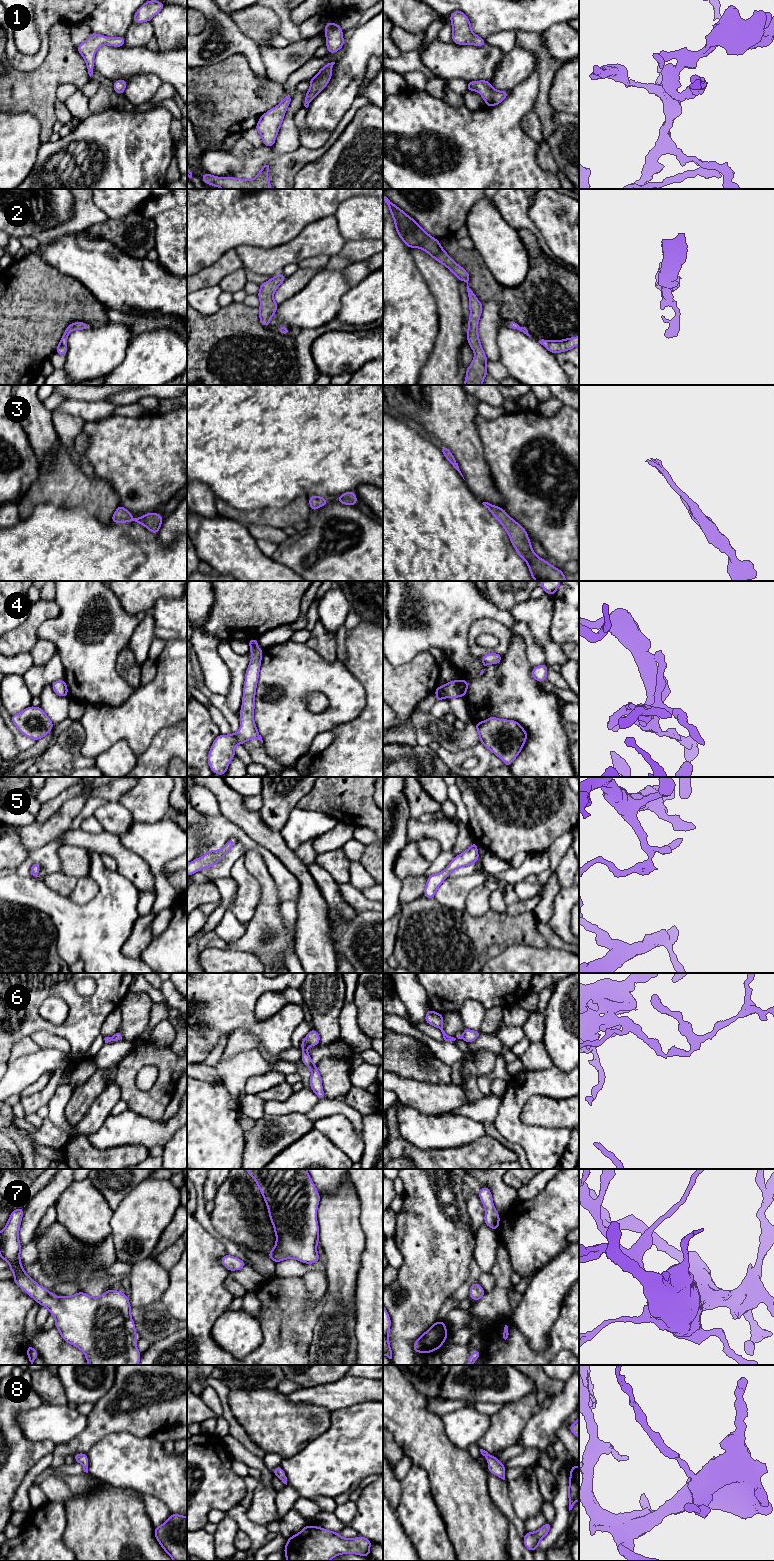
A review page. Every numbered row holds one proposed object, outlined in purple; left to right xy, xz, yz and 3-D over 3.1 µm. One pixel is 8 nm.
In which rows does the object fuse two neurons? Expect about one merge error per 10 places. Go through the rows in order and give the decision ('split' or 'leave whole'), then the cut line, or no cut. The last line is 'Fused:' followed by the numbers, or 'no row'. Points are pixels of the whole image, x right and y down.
1: leave whole; cut none
2: leave whole; cut none
3: leave whole; cut none
4: leave whole; cut none
5: leave whole; cut none
6: leave whole; cut none
7: leave whole; cut none
8: leave whole; cut none
Fused: no row

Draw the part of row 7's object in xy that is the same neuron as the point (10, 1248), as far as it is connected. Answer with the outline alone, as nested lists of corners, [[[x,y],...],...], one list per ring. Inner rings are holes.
[[[24,1207],[11,1212],[7,1224],[0,1232],[0,1259],[9,1262],[8,1269],[14,1273],[13,1281],[35,1302],[49,1310],[50,1315],[55,1317],[55,1327],[62,1339],[80,1349],[88,1365],[139,1365],[141,1353],[137,1348],[138,1337],[128,1295],[112,1288],[100,1297],[92,1297],[82,1291],[72,1296],[57,1297],[26,1274],[21,1264],[22,1247],[19,1241]]]

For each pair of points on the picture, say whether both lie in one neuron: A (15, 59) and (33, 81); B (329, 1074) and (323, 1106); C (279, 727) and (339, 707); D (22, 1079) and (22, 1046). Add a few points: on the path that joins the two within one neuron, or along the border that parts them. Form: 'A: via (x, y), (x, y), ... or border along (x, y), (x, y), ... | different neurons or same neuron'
A: border along (45, 58), (29, 71), (10, 66) | different neurons
B: border along (327, 1097), (334, 1099) | different neurons
C: via (294, 727), (324, 722) | same neuron
D: border along (41, 1048), (35, 1052), (21, 1055), (10, 1062) | different neurons

